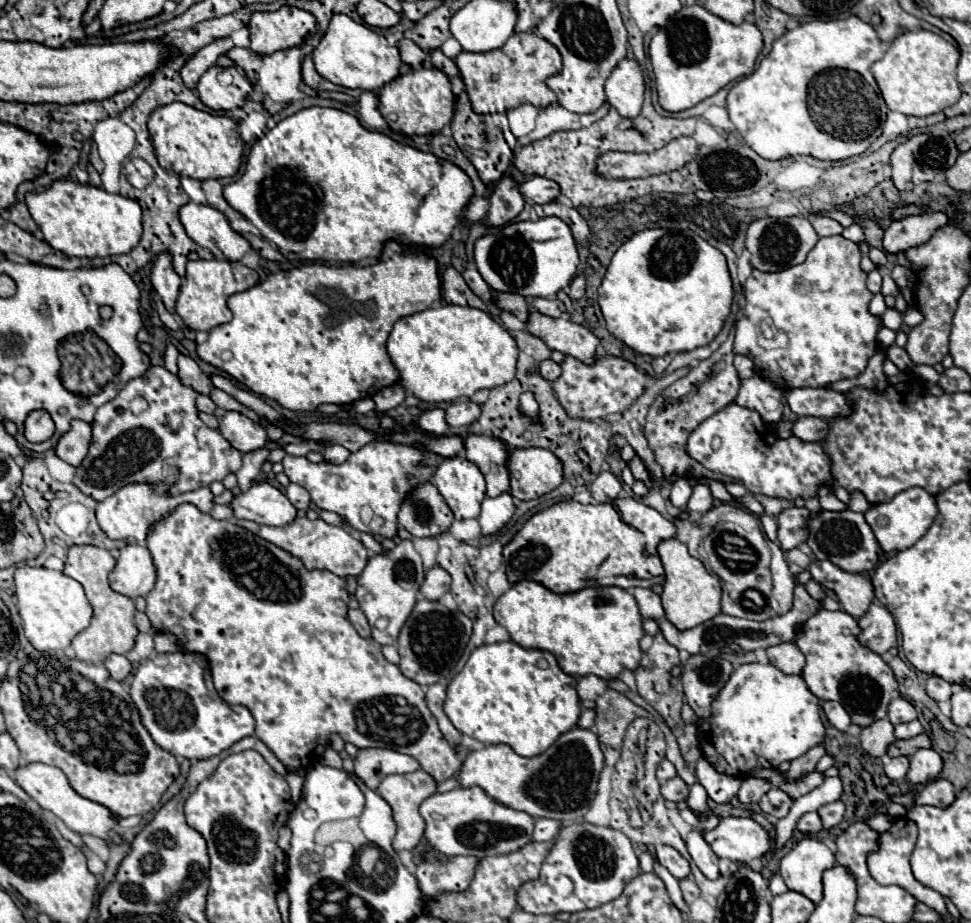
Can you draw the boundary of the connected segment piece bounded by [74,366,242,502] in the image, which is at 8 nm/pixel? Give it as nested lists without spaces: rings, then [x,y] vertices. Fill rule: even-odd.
[[[150,366],[142,376],[130,380],[114,400],[96,410],[90,452],[76,468],[74,484],[100,502],[130,482],[168,482],[172,484],[170,494],[180,494],[238,472],[242,452],[232,448],[218,430],[204,426],[198,418],[196,396],[194,388],[184,386],[178,376],[162,366]],[[134,396],[146,398],[148,410],[132,414],[128,404]]]

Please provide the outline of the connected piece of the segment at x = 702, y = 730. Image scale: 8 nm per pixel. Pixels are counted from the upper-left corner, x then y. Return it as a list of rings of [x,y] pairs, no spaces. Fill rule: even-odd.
[[[742,664],[738,666],[718,698],[712,704],[712,716],[702,726],[698,724],[698,736],[702,754],[716,764],[718,772],[726,772],[730,776],[746,776],[754,768],[778,768],[786,760],[794,760],[806,754],[812,746],[822,744],[824,740],[824,724],[820,720],[820,700],[808,690],[802,676],[786,676],[772,664]]]

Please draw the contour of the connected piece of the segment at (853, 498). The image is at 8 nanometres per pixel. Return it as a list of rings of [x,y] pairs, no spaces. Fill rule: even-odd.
[[[850,492],[850,502],[848,508],[854,512],[866,512],[870,508],[870,502],[864,498],[862,492]]]

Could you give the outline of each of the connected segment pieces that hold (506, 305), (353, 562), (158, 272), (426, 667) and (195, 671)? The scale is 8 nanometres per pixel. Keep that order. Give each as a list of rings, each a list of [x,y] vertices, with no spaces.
[[[500,294],[500,298],[496,298],[496,308],[514,314],[522,322],[526,322],[528,310],[530,310],[528,304],[526,304],[526,298],[522,298],[518,294]]]
[[[296,518],[290,526],[282,526],[282,528],[272,528],[272,526],[258,526],[256,522],[250,520],[238,520],[238,524],[250,532],[254,532],[256,536],[270,540],[272,544],[284,548],[286,552],[298,556],[306,568],[318,568],[318,570],[330,570],[342,578],[346,576],[358,576],[366,562],[368,562],[368,552],[362,546],[360,540],[352,538],[346,530],[342,530],[340,526],[332,526],[326,524],[322,518],[318,520],[308,520],[308,518]]]
[[[160,252],[154,260],[152,272],[150,272],[150,280],[154,290],[160,294],[164,306],[174,312],[174,304],[180,292],[180,276],[174,272],[172,268],[172,260],[168,252]]]
[[[418,600],[412,614],[404,622],[398,636],[398,654],[400,654],[400,672],[418,682],[420,686],[430,686],[444,680],[450,670],[456,666],[472,634],[472,620],[462,612],[450,612],[440,602]]]
[[[180,650],[174,654],[156,654],[154,660],[140,662],[130,696],[154,742],[174,756],[188,760],[212,758],[234,742],[254,734],[254,718],[246,708],[234,710],[218,696],[214,698],[208,694],[204,666],[198,664],[198,658],[192,652]]]

